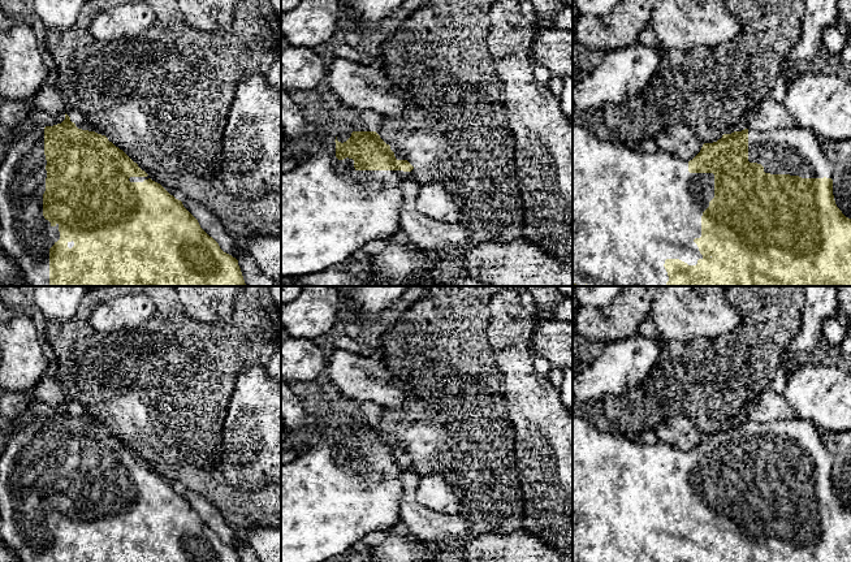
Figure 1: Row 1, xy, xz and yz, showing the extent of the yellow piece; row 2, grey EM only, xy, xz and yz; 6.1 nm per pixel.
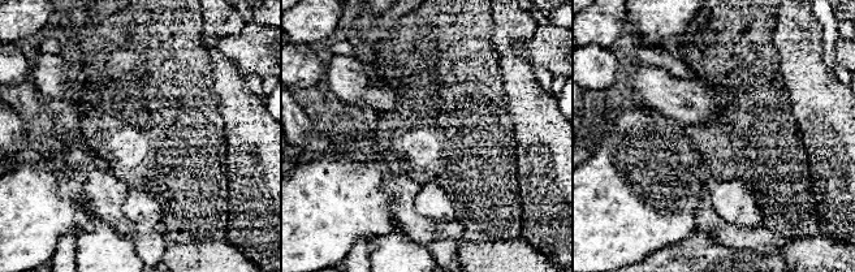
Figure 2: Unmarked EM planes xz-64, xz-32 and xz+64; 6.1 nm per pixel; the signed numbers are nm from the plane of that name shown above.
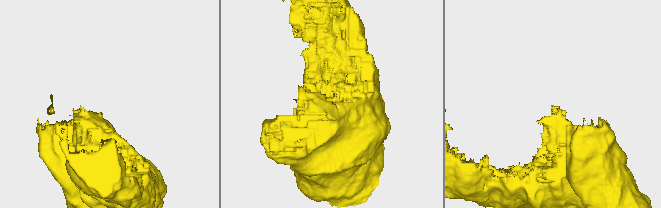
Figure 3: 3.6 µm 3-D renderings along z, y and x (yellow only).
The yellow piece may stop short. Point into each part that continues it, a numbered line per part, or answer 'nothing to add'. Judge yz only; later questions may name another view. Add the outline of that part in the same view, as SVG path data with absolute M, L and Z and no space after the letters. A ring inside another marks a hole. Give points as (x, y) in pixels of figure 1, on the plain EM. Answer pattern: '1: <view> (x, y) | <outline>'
1: yz (631, 502) | M573 416L573 562L666 562L666 550L696 557L703 546L694 531L701 528L701 507L713 489L713 464L690 464L687 451L602 432Z

